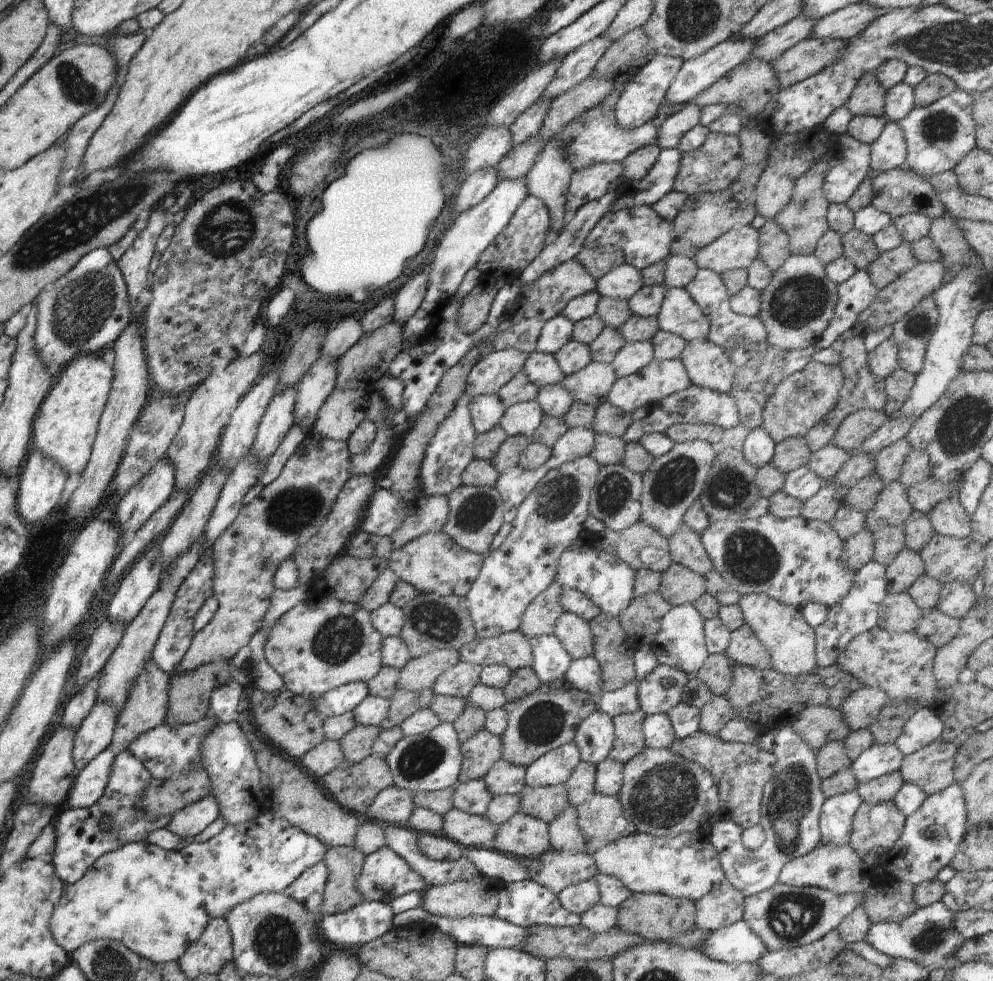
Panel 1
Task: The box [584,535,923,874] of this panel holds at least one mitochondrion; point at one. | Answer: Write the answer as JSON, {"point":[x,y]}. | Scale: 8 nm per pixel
{"point":[661,798]}

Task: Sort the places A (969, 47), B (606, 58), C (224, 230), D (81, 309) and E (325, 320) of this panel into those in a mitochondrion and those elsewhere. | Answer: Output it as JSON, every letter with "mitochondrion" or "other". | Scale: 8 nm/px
{"A":"mitochondrion","B":"other","C":"mitochondrion","D":"mitochondrion","E":"other"}

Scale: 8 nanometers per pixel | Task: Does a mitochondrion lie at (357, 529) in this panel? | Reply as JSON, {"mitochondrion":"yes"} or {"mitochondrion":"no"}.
{"mitochondrion":"no"}

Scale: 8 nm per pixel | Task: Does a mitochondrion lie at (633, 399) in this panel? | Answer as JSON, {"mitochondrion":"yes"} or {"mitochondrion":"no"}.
{"mitochondrion":"no"}

